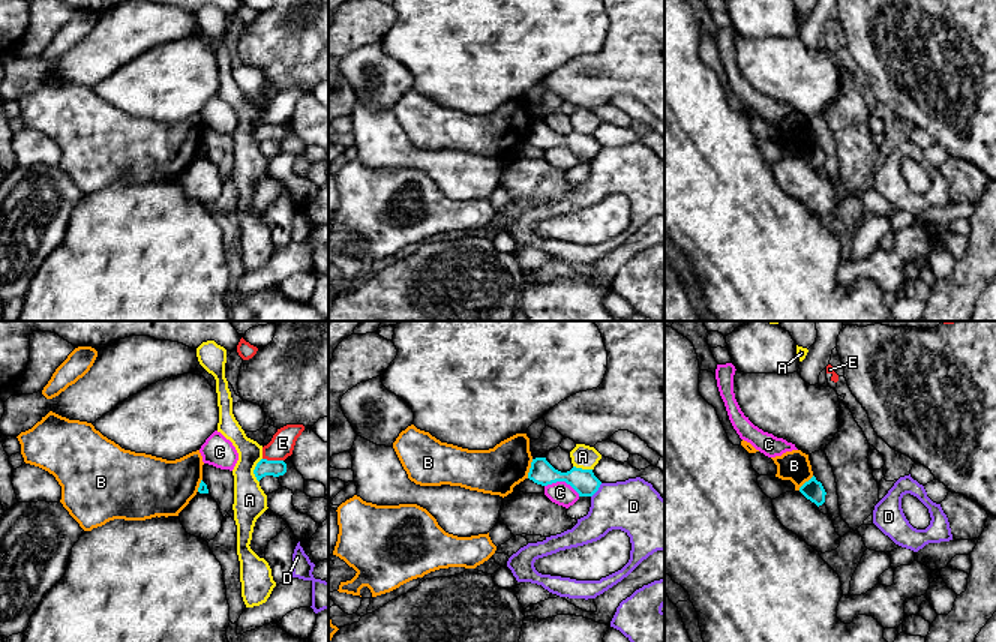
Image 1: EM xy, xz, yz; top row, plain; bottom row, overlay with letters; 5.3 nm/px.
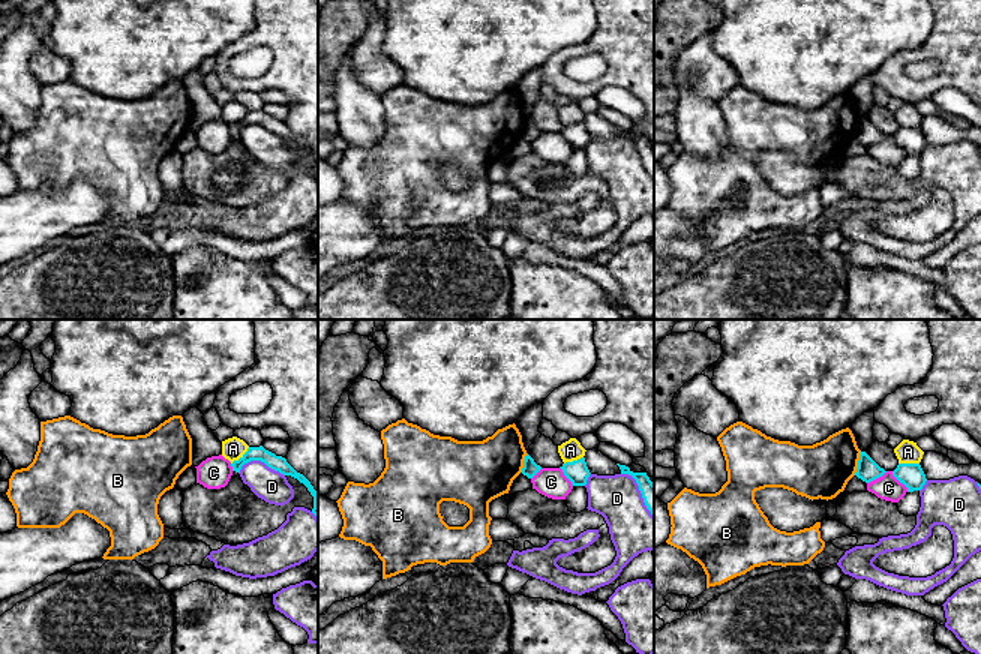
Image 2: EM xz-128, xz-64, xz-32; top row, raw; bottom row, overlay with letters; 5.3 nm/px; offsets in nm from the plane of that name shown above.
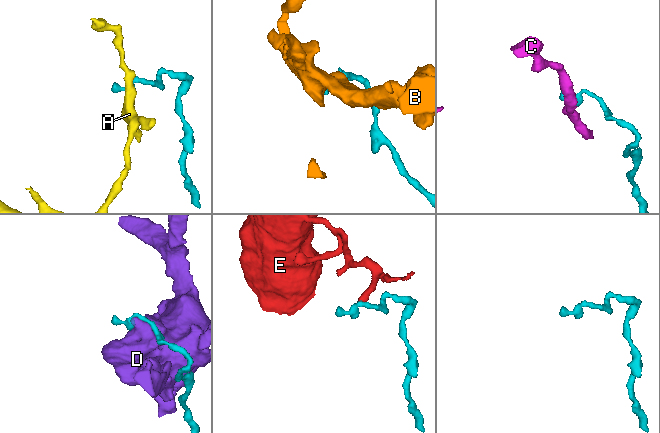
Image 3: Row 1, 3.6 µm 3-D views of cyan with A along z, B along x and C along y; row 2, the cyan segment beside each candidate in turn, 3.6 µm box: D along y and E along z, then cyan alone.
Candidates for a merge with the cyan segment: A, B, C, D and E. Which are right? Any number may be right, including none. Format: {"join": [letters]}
{"join": []}

